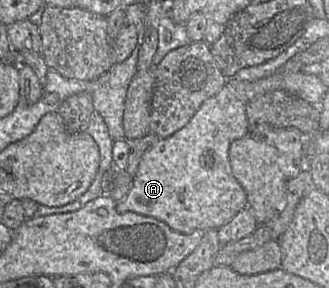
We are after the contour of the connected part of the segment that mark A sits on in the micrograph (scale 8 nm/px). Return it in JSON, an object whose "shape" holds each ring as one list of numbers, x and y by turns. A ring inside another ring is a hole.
{"shape":[[226,84,217,94,203,102,184,127,145,151,129,193,116,204,117,212,122,214,130,211,153,217,167,224,172,230,184,234,219,229,247,207,247,194,232,173,229,148,233,141,243,137,248,131,246,103],[208,158,212,158,211,165,205,162]]}

